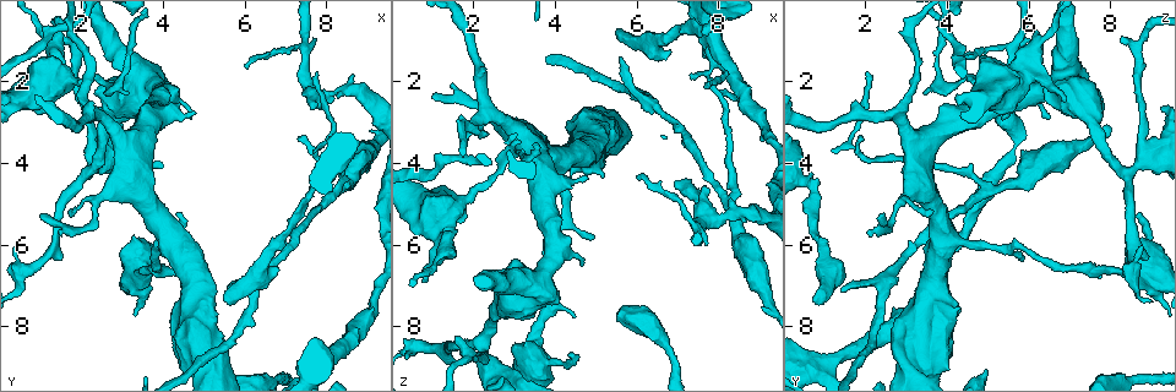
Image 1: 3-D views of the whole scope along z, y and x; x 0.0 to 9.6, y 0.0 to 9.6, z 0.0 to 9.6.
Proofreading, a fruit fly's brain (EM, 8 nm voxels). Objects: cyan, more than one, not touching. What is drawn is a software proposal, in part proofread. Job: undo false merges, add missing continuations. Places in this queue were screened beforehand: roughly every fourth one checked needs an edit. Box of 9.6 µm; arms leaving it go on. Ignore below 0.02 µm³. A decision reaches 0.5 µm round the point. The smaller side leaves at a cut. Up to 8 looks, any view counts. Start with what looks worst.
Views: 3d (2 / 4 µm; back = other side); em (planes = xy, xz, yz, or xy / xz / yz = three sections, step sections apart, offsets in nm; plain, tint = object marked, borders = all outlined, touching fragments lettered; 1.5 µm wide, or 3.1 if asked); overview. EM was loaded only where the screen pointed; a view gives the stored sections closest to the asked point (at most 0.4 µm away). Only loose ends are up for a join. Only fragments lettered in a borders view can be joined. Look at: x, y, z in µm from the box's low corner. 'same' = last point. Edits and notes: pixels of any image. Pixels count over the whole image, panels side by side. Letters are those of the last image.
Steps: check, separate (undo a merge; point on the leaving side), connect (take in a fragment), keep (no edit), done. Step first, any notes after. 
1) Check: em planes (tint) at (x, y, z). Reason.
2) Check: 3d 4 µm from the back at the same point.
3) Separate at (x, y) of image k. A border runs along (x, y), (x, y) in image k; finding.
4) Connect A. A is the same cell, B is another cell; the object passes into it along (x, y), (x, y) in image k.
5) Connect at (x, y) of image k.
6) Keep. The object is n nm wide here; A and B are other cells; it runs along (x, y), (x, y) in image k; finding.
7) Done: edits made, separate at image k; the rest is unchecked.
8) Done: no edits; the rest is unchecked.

Check: em planes (borders) at (3.10, 2.30, 3.55). Branch stops here.

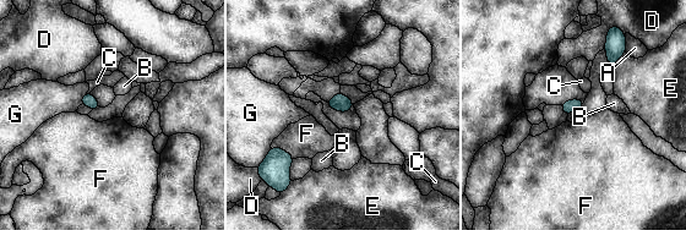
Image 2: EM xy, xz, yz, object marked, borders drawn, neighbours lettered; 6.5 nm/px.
Keep. A, B, C, D, E, F and G are other cells; none of them fits.

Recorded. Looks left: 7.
Check: em xz step 8 (tint) at (1.60, 0.95, 8.25). Branch stops here.

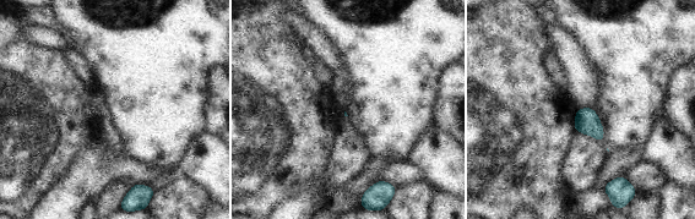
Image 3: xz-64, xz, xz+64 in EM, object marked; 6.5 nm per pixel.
Check: em planes (borders) at the same point.

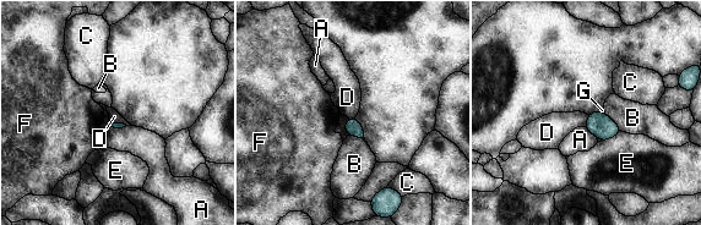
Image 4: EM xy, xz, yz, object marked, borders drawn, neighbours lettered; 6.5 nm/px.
Keep. A, B, C, D, E, F and G are other cells; a border runs along (590, 115), (583, 126) in image 4; none of them fits.

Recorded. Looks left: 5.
Check: 3d 2 µm at (2.15, 4.20, 8.45). Four or more arms meet.

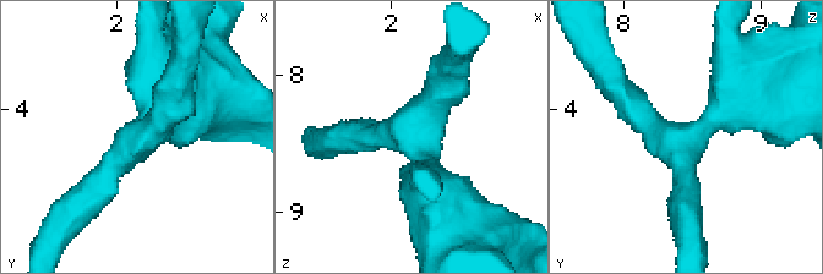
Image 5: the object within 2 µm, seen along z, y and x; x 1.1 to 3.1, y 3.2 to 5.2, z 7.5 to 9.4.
Check: em planes (plain) at (2.16, 4.22, 8.44). 4 arms meet here; now the EM.

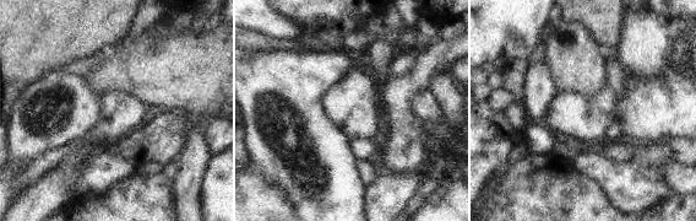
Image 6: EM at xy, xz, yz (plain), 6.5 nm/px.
Check: em planes (borders) at the same point.

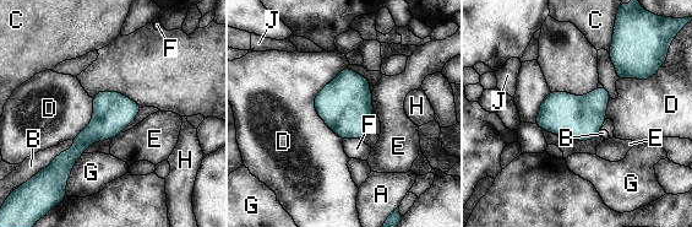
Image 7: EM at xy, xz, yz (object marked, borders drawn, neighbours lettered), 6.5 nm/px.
Keep. A, B, C, D, E, F, G, H and J are other cells; a border runs along (347, 66), (314, 101), (342, 140) in image 7; continuous, no second neuron.

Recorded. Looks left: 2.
Done: no edits; the rest is unchecked.

